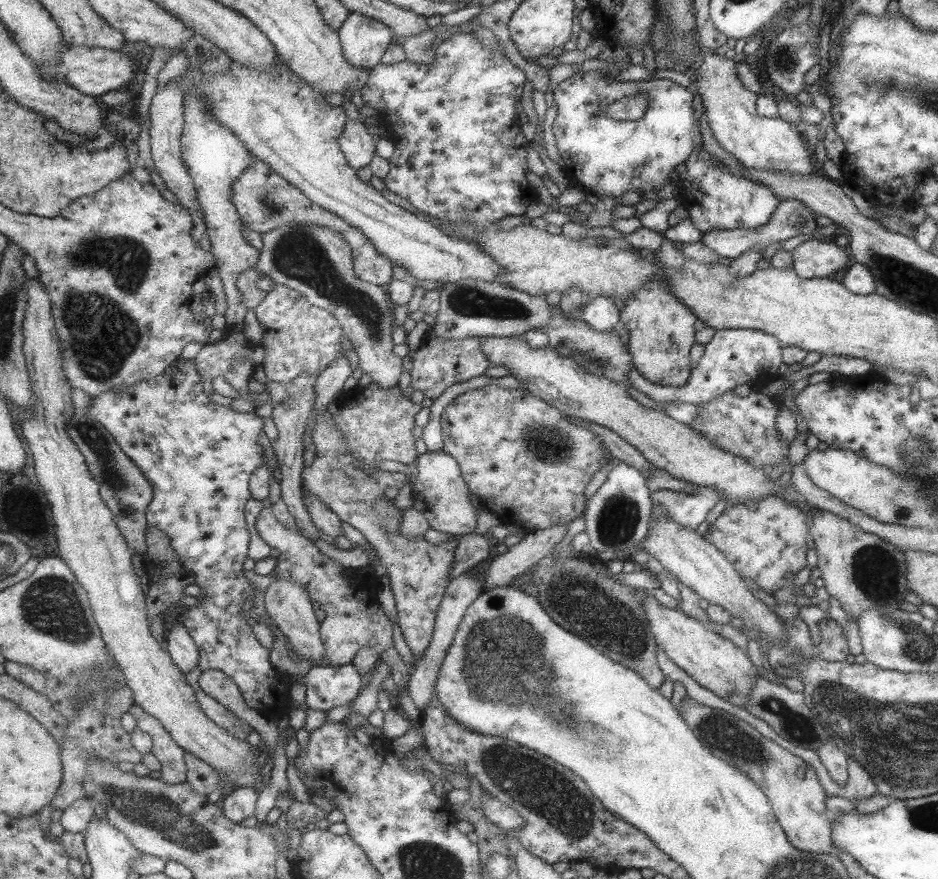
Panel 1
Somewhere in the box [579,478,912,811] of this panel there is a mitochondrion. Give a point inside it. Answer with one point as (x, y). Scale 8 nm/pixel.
(876, 571)

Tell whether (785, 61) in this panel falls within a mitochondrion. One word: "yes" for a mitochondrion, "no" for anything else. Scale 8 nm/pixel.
yes

